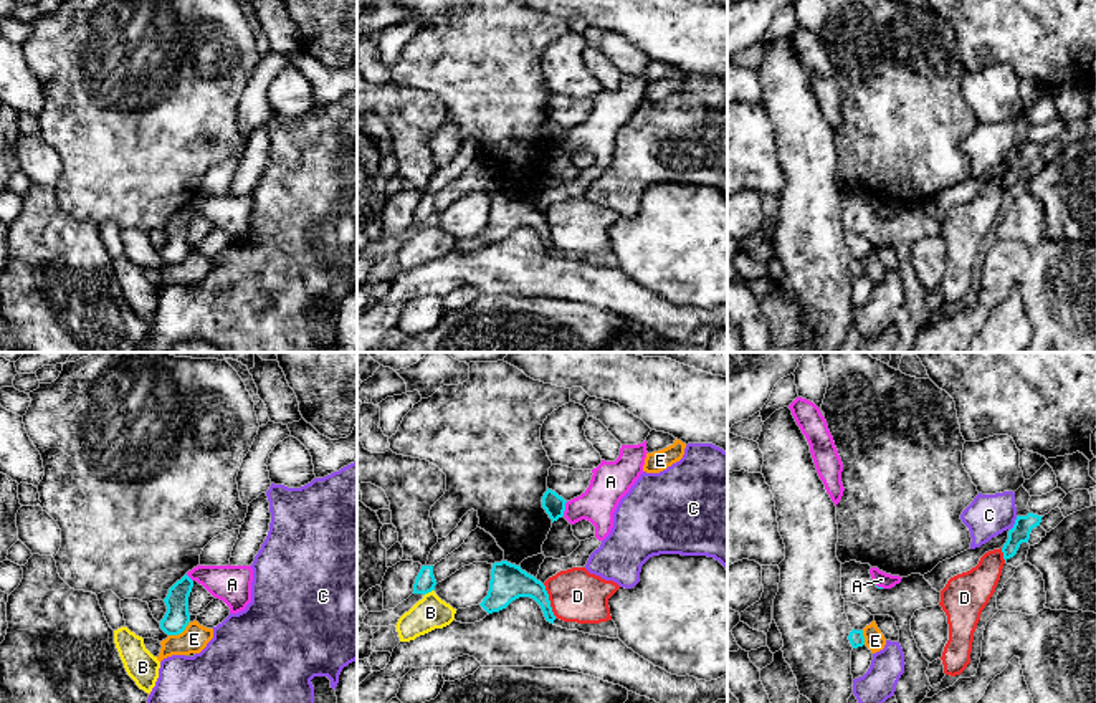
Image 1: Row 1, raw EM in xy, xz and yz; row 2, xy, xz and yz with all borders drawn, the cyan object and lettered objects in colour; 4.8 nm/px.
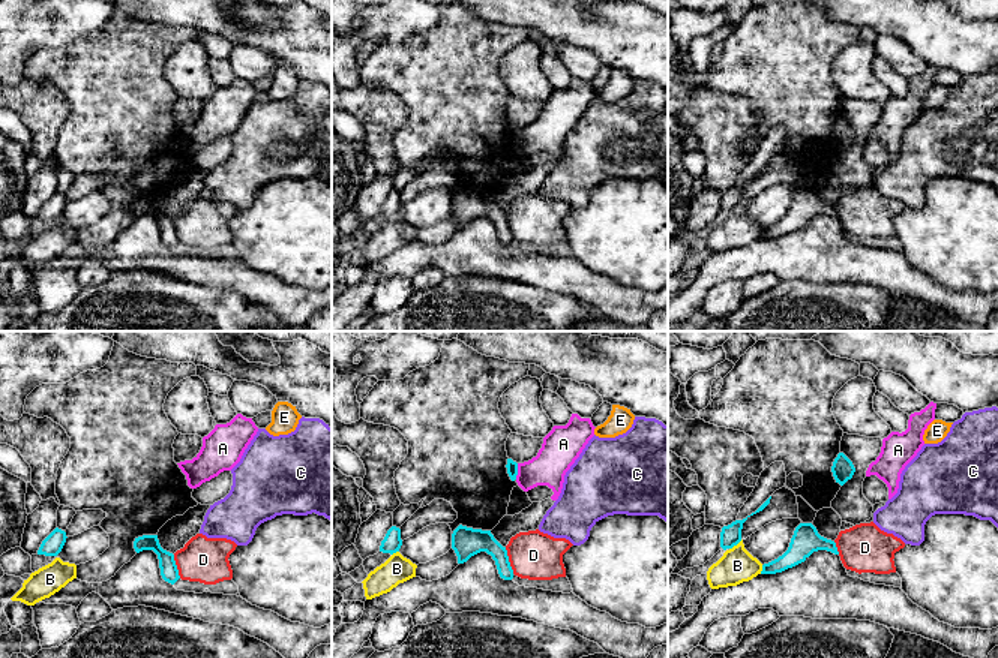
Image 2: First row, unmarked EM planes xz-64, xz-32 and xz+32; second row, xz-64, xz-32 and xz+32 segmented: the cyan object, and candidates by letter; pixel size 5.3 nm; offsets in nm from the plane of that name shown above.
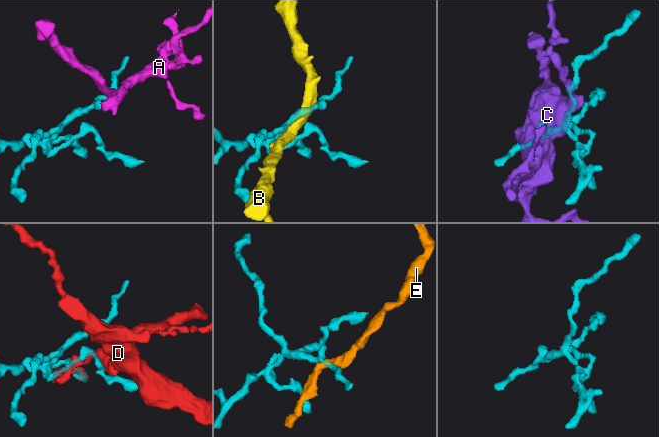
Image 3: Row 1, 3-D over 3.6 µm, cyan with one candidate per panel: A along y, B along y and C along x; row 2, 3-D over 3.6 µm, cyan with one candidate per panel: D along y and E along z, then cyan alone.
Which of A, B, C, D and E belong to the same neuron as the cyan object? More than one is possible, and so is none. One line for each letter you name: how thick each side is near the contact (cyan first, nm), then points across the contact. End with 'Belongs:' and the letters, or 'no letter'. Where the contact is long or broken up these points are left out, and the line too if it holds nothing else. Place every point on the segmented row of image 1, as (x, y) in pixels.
Belongs: no letter

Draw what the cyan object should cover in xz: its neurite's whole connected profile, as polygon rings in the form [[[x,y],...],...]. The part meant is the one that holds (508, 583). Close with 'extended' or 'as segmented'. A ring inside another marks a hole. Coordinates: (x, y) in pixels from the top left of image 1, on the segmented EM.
[[[507,561],[494,562],[491,569],[491,581],[488,595],[479,604],[488,614],[506,609],[512,600],[519,597],[534,599],[547,622],[554,624],[555,615],[550,607],[546,586],[534,576],[521,569],[521,566]]] | as segmented

